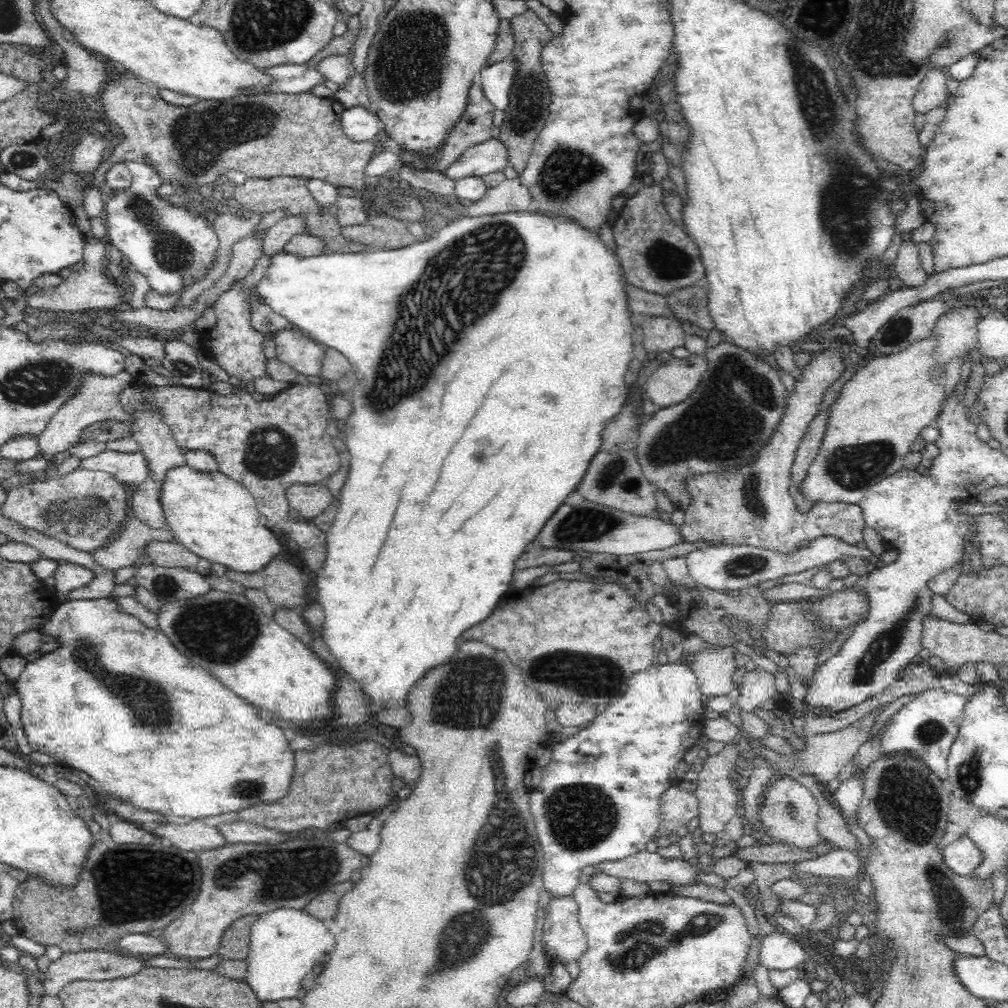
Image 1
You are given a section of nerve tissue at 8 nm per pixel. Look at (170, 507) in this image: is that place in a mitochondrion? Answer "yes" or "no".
no

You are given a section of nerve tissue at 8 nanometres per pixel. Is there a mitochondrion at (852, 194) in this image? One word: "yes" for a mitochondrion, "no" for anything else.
yes

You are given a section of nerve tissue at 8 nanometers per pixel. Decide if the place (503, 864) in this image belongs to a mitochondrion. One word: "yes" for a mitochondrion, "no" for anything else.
yes

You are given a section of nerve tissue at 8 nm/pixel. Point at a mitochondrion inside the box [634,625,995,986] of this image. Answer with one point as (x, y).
(913, 807)

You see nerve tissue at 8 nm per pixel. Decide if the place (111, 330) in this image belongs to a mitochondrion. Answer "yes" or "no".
no

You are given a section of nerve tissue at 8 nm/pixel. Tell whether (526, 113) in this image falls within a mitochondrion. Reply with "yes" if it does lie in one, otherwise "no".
yes

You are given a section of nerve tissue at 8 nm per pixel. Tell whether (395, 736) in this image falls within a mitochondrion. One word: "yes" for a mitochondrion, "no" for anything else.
no

